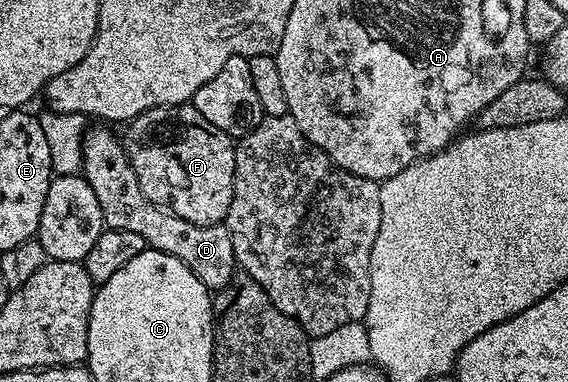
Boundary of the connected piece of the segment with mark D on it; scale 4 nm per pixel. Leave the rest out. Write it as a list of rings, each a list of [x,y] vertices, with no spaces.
[[[93,129],[87,135],[84,142],[82,173],[84,179],[94,188],[94,196],[98,196],[98,208],[102,208],[102,220],[105,227],[109,230],[135,232],[138,236],[142,236],[145,247],[161,250],[172,254],[178,260],[182,260],[182,264],[186,264],[186,268],[190,268],[190,272],[194,272],[194,276],[198,276],[198,280],[202,280],[202,284],[210,292],[228,286],[230,280],[236,277],[238,267],[234,256],[234,240],[230,240],[227,225],[199,226],[198,224],[190,224],[190,220],[182,220],[171,210],[153,204],[142,192],[142,188],[138,184],[138,176],[134,176],[132,161],[128,158],[128,153],[124,151],[123,141],[117,135],[115,138],[108,130],[95,130]]]

